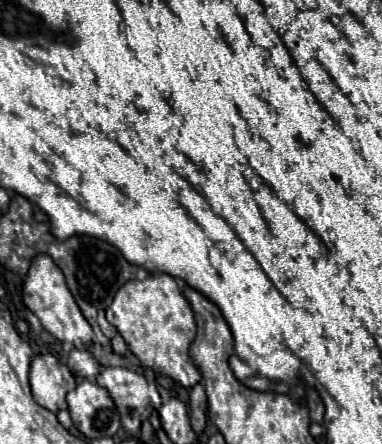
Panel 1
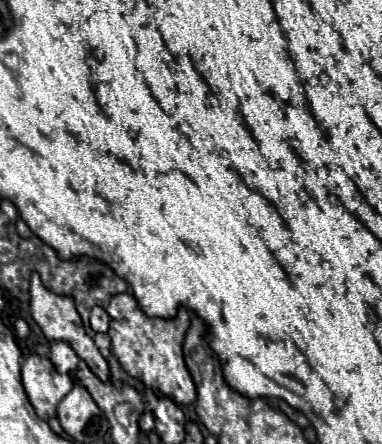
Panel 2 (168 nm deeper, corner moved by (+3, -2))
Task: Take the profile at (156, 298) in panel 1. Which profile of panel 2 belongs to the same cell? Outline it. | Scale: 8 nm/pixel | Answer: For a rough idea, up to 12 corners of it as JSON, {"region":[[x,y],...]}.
{"region":[[132,294],[110,300],[112,354],[132,378],[192,404],[182,356],[190,314],[150,318]]}

